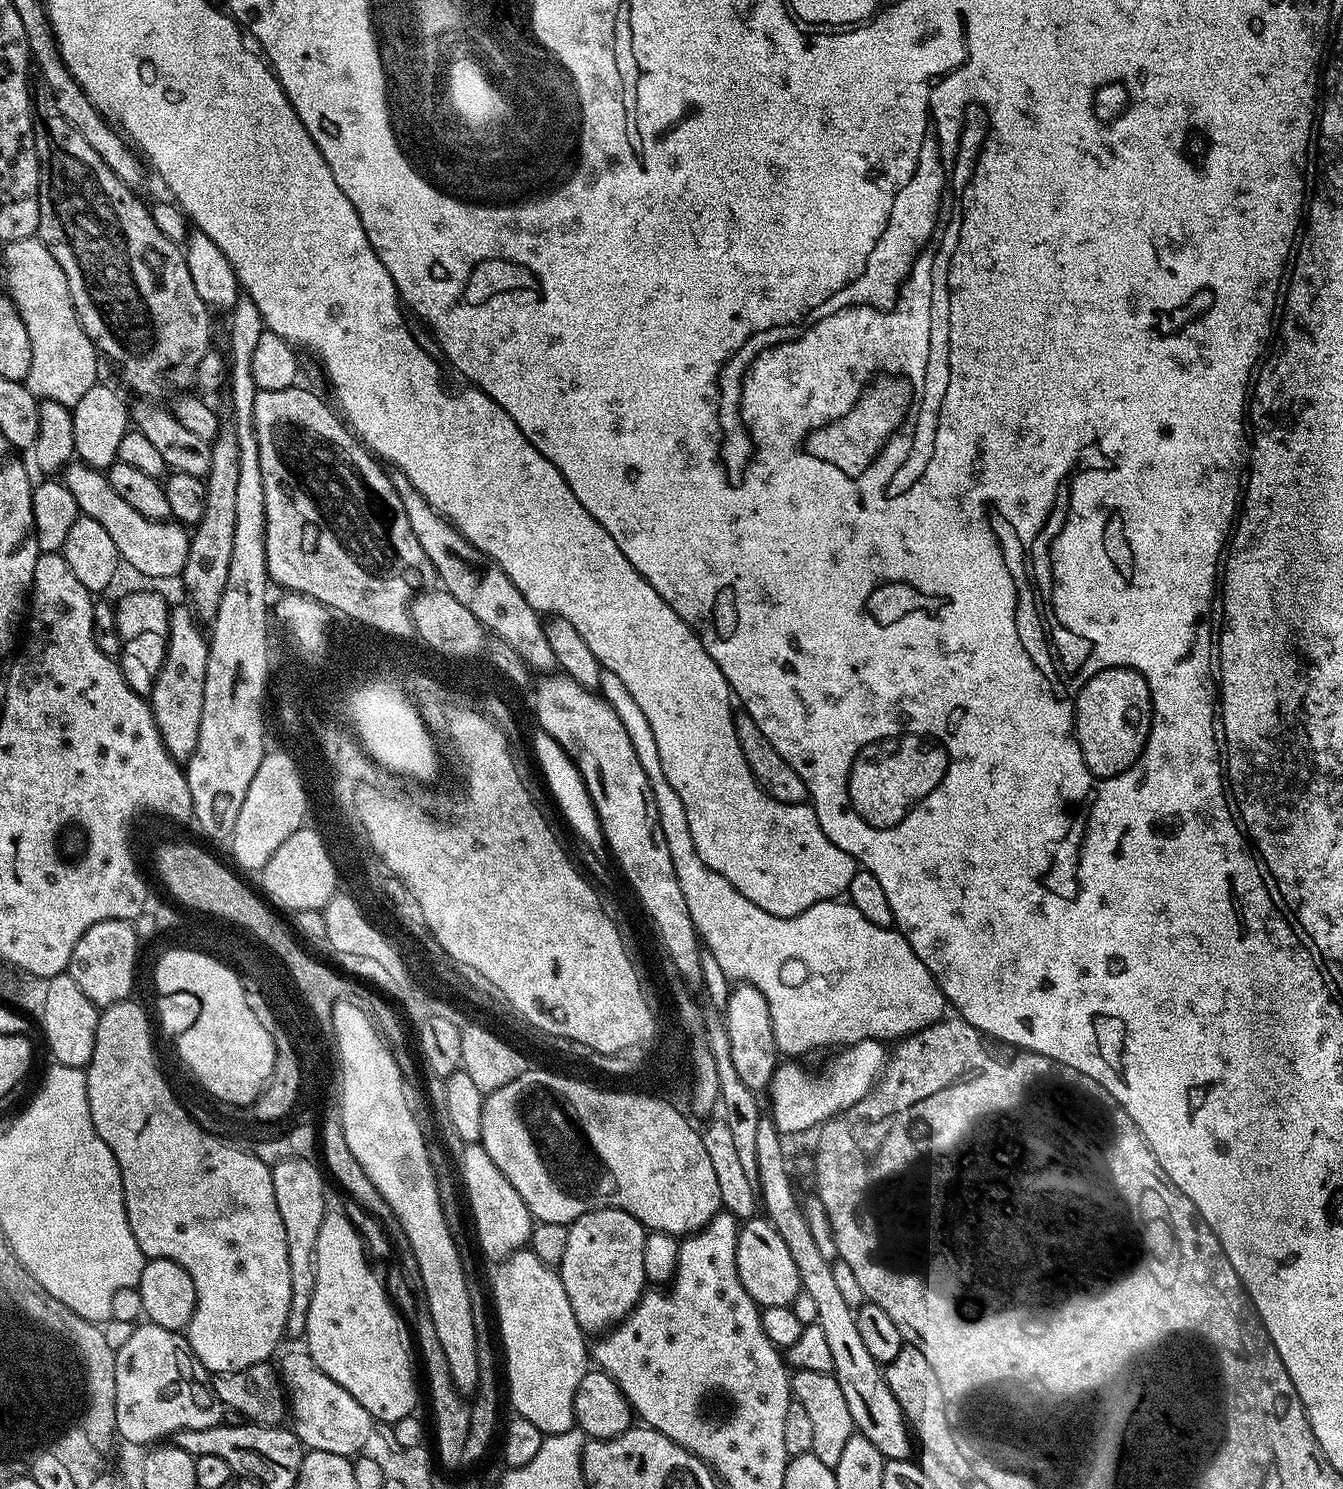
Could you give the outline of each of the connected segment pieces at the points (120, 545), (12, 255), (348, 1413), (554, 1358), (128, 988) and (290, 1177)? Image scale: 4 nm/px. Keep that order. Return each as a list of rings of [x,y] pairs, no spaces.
[[[69,463],[63,469],[62,483],[70,490],[70,494],[74,494],[74,502],[78,502],[81,513],[94,518],[94,522],[98,522],[98,526],[102,526],[106,529],[106,534],[110,534],[121,561],[127,567],[129,564],[134,571],[141,572],[142,575],[149,576],[152,580],[164,580],[167,576],[179,577],[183,573],[190,539],[189,529],[185,525],[177,524],[171,519],[151,520],[138,514],[138,510],[134,510],[134,506],[126,506],[126,502],[122,502],[122,498],[118,498],[118,494],[114,494],[114,490],[110,490],[108,477],[101,469],[92,468],[86,463]]]
[[[39,235],[21,240],[10,240],[4,248],[4,276],[8,279],[7,295],[11,296],[14,306],[18,306],[18,314],[22,314],[22,326],[26,326],[26,334],[30,334],[30,374],[26,381],[28,389],[43,400],[53,400],[67,408],[75,408],[76,403],[98,382],[96,376],[96,359],[98,353],[91,338],[82,330],[78,314],[74,310],[74,302],[70,298],[70,286],[66,282],[66,274],[62,274],[62,266],[54,262],[54,254],[46,250]]]
[[[304,1350],[288,1353],[278,1364],[278,1371],[294,1418],[292,1426],[301,1444],[311,1451],[349,1458],[361,1453],[366,1438],[374,1431],[374,1421],[352,1394],[334,1382]]]
[[[521,1250],[513,1252],[506,1260],[499,1261],[496,1277],[492,1280],[492,1292],[490,1288],[490,1296],[496,1299],[496,1312],[494,1308],[494,1316],[500,1319],[500,1336],[504,1339],[504,1356],[508,1359],[508,1396],[512,1399],[512,1412],[517,1416],[526,1418],[526,1422],[534,1422],[534,1426],[538,1426],[538,1430],[549,1436],[554,1434],[562,1434],[566,1430],[570,1430],[574,1426],[576,1415],[574,1414],[574,1394],[578,1390],[578,1382],[582,1382],[584,1375],[590,1371],[590,1348],[584,1340],[586,1333],[578,1326],[578,1322],[574,1318],[574,1310],[570,1310],[570,1298],[566,1298],[566,1290],[560,1281],[560,1273],[551,1264],[544,1264],[531,1250]]]
[[[103,920],[90,926],[90,930],[78,938],[66,971],[78,986],[82,986],[82,994],[86,994],[92,1004],[107,1006],[129,999],[133,995],[132,983],[136,980],[136,944],[138,937],[129,921]]]
[[[315,1159],[280,1160],[271,1165],[274,1182],[274,1198],[278,1202],[278,1214],[282,1214],[282,1226],[286,1230],[286,1250],[290,1258],[290,1314],[286,1318],[285,1333],[289,1337],[303,1337],[308,1331],[310,1298],[316,1281],[316,1243],[318,1230],[326,1215],[324,1208],[324,1176]]]

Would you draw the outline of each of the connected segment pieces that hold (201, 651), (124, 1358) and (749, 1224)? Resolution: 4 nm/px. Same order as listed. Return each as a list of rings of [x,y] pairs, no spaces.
[[[173,607],[168,614],[168,649],[164,655],[162,666],[158,670],[158,678],[150,693],[152,716],[163,738],[165,746],[172,754],[173,760],[187,762],[198,746],[198,730],[202,722],[202,698],[206,690],[206,662],[208,661],[209,637],[196,629],[197,621],[187,607]]]
[[[151,1322],[134,1328],[124,1348],[116,1353],[116,1435],[120,1440],[124,1439],[128,1444],[150,1446],[171,1437],[174,1429],[176,1432],[185,1432],[217,1428],[225,1419],[224,1415],[226,1409],[216,1399],[210,1373],[192,1353],[187,1335],[171,1332]]]
[[[764,1218],[745,1219],[739,1225],[736,1270],[746,1294],[750,1294],[752,1301],[761,1309],[789,1307],[796,1295],[802,1291],[798,1266],[794,1266],[794,1258],[790,1258],[790,1250],[786,1250],[782,1234],[778,1234],[776,1227]]]

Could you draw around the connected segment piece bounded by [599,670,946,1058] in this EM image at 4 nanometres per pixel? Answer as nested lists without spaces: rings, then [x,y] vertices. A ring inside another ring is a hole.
[[[601,671],[599,689],[608,705],[618,714],[618,722],[626,726],[626,734],[630,734],[630,743],[634,745],[634,754],[638,754],[638,762],[642,762],[642,770],[646,770],[646,778],[658,806],[658,822],[666,838],[666,847],[670,850],[670,862],[674,862],[674,874],[678,878],[678,886],[682,886],[682,898],[686,898],[690,918],[703,947],[714,954],[718,966],[722,966],[722,974],[726,974],[729,981],[743,982],[762,994],[770,1010],[776,1051],[781,1057],[800,1058],[803,1052],[828,1048],[831,1044],[847,1046],[863,1040],[896,1042],[942,1019],[946,1009],[944,991],[922,958],[914,954],[910,942],[906,942],[906,938],[895,927],[874,926],[874,922],[858,914],[851,902],[840,898],[818,902],[797,916],[766,914],[762,906],[754,906],[750,898],[730,886],[722,874],[710,870],[710,866],[698,858],[698,850],[694,850],[690,822],[686,822],[686,806],[682,806],[682,798],[678,798],[674,786],[666,782],[666,774],[662,774],[658,745],[654,742],[654,730],[650,730],[650,722],[646,722],[646,714],[642,714],[638,702],[634,702],[630,690],[622,686],[622,678],[618,678],[618,674]]]

